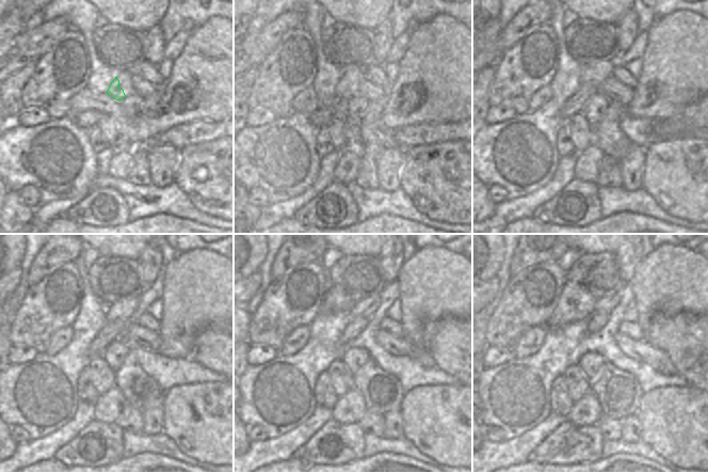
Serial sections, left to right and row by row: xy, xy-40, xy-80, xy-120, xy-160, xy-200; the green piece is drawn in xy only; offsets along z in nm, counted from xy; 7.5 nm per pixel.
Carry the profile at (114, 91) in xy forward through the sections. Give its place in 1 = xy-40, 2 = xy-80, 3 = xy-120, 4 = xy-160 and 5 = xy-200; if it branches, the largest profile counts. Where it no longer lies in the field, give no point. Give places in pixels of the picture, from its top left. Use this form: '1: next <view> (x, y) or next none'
1: next xy-40 (349, 85)
2: next xy-80 (595, 75)
3: next xy-120 (123, 311)
4: next xy-160 (365, 308)
5: next xy-200 (606, 304)

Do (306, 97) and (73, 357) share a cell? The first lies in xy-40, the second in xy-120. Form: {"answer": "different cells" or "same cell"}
{"answer": "different cells"}

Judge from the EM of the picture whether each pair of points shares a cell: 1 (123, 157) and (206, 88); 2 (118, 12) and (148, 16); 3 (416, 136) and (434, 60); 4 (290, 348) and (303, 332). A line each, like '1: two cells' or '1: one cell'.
1: two cells
2: one cell
3: two cells
4: one cell

